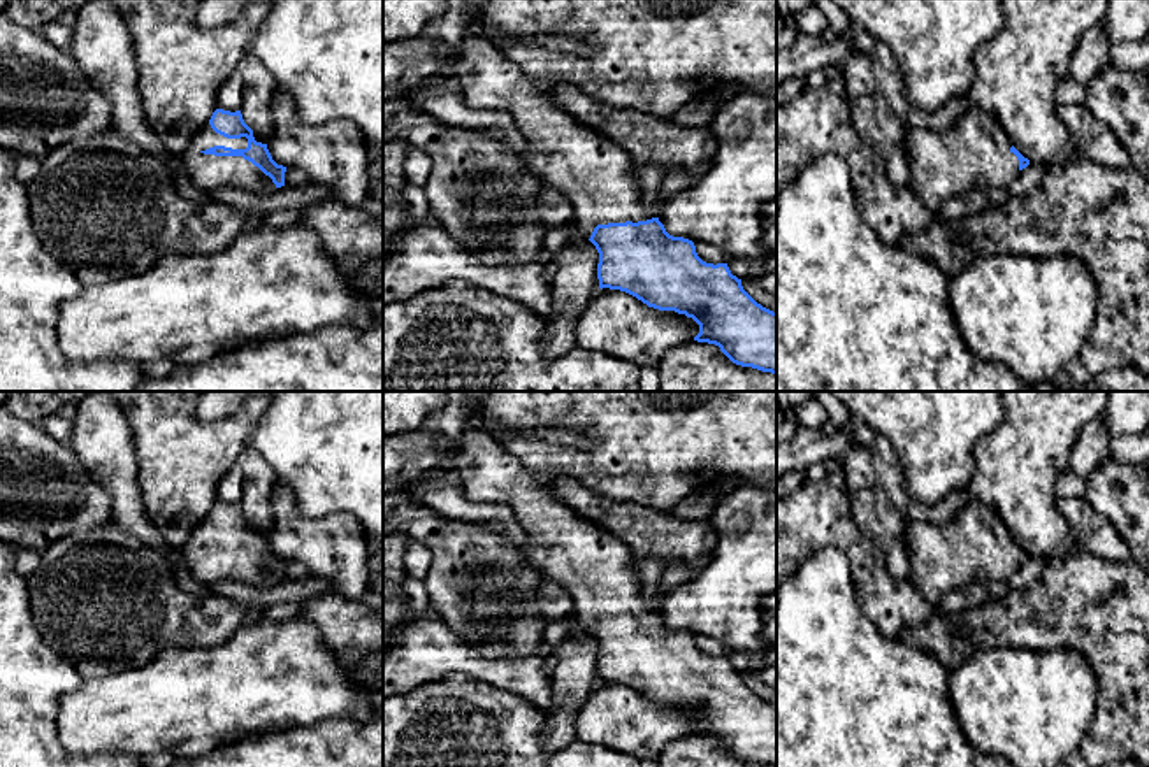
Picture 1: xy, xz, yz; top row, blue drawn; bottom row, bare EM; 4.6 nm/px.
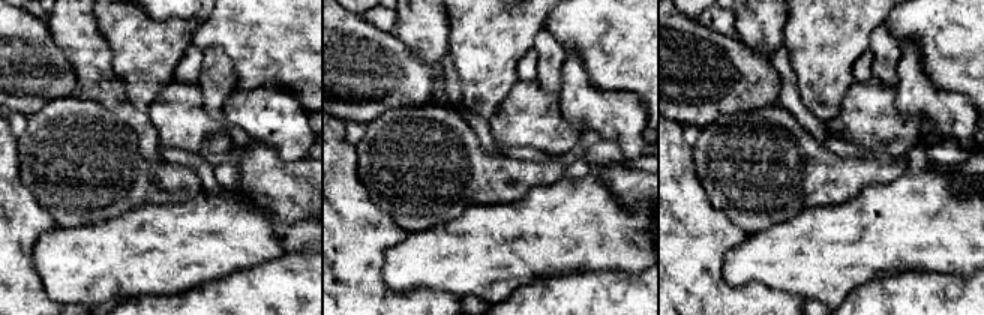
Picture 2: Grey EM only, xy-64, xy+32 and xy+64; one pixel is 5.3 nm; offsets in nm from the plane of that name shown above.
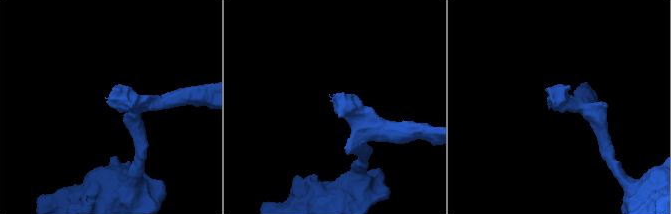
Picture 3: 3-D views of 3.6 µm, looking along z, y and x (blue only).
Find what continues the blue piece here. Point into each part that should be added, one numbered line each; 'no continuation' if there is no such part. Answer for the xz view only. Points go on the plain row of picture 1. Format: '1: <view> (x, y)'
1: xz (596, 567)

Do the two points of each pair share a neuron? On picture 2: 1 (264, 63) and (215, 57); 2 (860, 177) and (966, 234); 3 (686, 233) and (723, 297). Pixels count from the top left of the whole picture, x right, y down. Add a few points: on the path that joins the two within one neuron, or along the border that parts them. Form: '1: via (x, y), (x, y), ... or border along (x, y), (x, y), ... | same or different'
1: border along (206, 48), (227, 56), (231, 90) | different
2: border along (903, 171), (897, 177), (867, 185), (842, 203) | different
3: via (686, 249), (686, 260), (707, 281) | same

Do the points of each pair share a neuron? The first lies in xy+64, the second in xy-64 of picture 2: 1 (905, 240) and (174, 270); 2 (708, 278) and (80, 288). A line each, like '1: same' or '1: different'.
1: same
2: different

